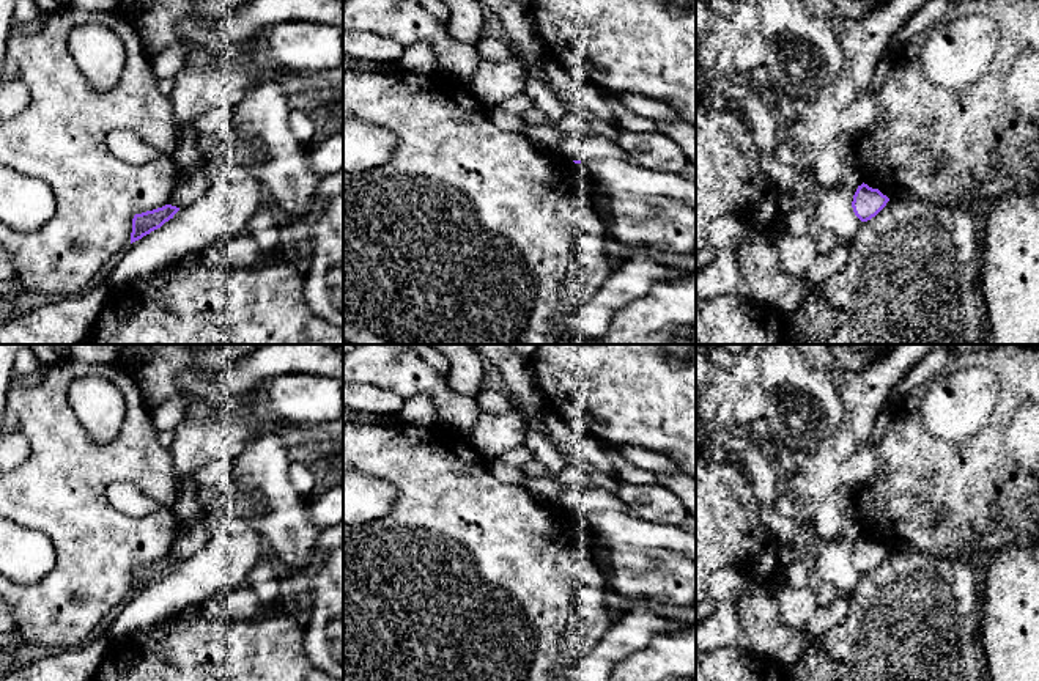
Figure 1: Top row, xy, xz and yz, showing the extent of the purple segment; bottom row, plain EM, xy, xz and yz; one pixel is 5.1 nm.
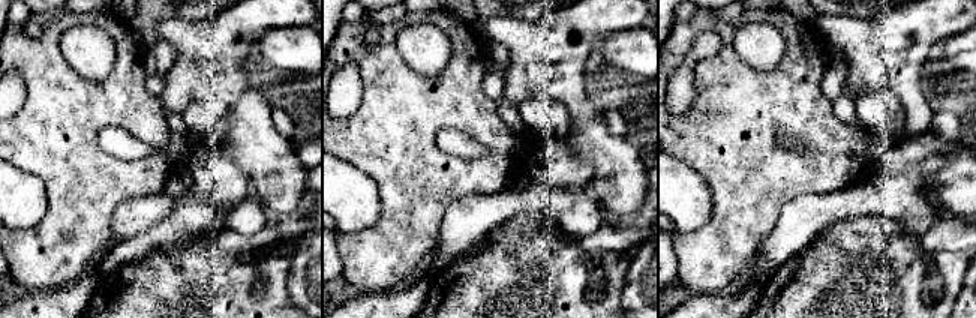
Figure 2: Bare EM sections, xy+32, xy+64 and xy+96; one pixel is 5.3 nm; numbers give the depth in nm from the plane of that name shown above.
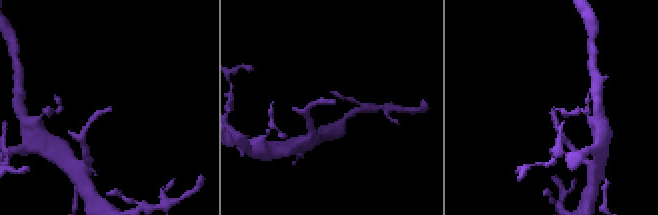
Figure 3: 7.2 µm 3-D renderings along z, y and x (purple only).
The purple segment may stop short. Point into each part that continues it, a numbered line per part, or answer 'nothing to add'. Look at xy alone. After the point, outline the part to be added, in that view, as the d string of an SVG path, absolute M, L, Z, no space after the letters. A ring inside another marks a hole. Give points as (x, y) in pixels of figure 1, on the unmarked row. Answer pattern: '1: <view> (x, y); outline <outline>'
nothing to add

